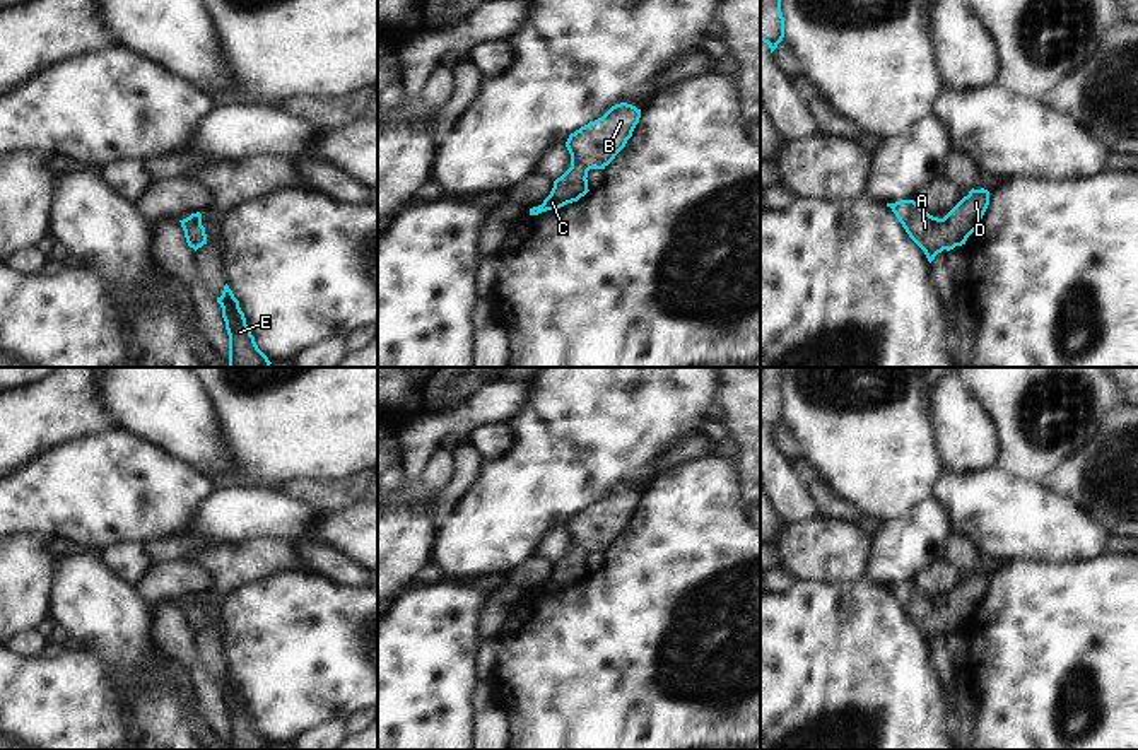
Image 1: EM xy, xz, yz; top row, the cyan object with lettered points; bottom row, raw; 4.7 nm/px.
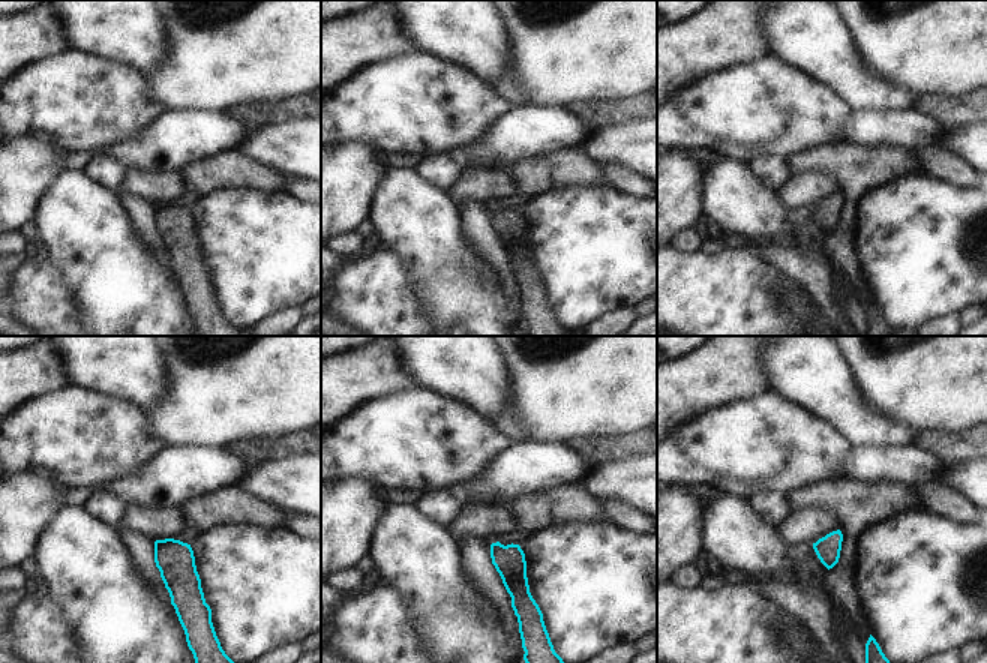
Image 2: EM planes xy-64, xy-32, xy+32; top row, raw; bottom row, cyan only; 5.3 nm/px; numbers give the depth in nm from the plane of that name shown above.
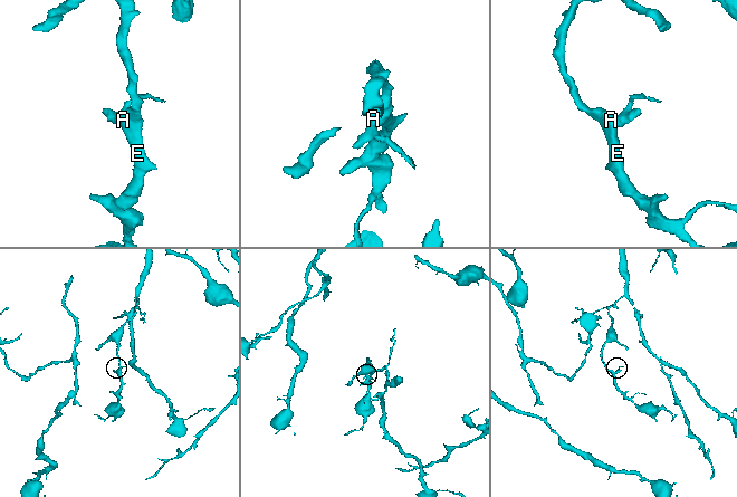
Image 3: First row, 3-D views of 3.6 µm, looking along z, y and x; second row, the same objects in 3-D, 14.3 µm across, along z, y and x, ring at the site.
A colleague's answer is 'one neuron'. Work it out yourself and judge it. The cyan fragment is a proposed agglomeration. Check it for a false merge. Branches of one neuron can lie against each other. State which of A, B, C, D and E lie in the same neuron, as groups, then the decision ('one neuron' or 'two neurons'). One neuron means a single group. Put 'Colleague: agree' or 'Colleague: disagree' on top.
Colleague: agree
A B C D E | one neuron

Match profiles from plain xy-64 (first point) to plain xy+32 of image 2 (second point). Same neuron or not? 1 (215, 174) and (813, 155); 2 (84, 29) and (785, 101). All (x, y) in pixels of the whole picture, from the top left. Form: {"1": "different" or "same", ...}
{"1": "same", "2": "different"}

